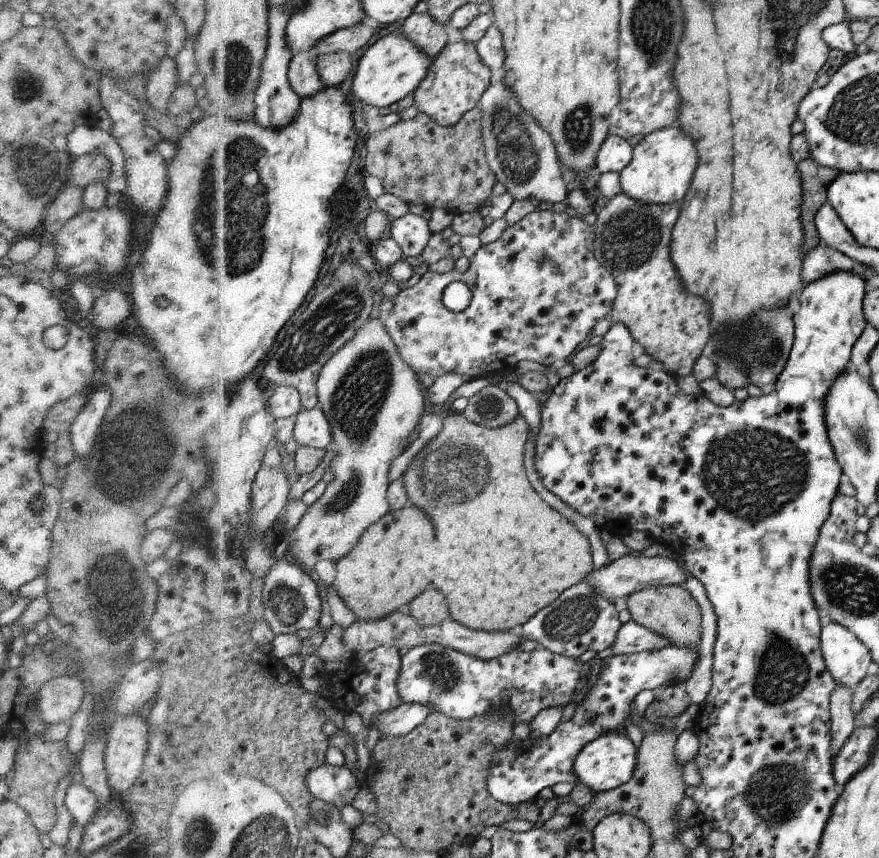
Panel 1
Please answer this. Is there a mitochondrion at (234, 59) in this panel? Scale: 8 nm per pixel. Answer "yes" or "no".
yes

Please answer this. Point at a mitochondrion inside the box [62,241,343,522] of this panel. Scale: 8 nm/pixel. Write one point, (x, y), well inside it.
(133, 466)

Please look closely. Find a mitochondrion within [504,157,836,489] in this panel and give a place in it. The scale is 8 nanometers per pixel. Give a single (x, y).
(631, 236)

